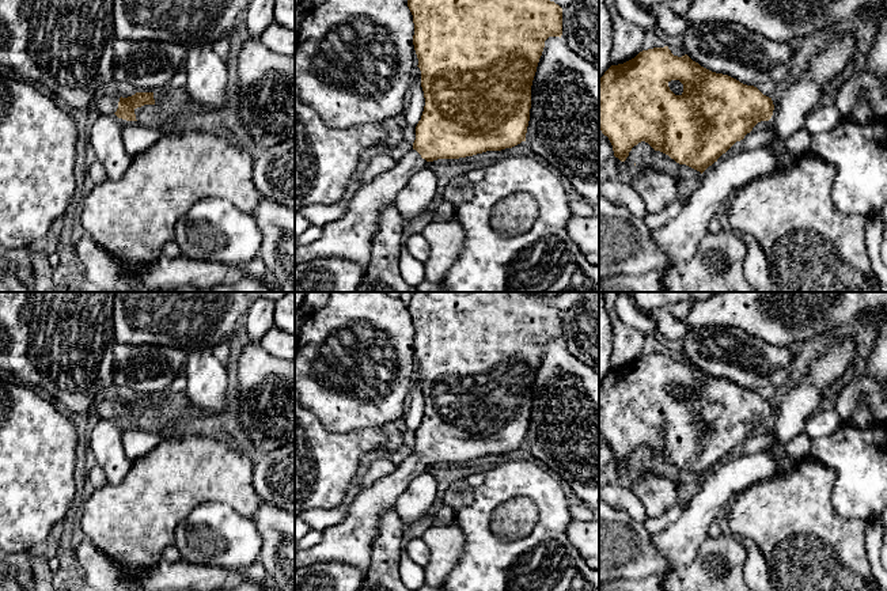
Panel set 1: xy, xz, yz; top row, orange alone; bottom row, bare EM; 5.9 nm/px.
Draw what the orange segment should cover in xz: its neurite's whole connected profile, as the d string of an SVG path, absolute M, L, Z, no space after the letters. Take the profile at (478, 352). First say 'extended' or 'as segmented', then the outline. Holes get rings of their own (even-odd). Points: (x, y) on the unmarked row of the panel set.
extended; M414 292L408 311L413 319L413 349L425 402L413 454L399 463L388 478L378 478L368 488L352 495L344 519L323 530L322 541L315 546L295 552L295 569L314 562L344 562L356 567L365 576L369 548L378 534L380 515L386 509L394 509L401 490L417 476L437 463L459 463L486 455L501 455L526 446L532 384L545 345L562 340L562 312L545 303L538 293L524 292Z

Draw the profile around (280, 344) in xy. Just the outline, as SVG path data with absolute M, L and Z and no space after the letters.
M273 326L261 338L259 345L273 355L284 360L295 359L295 334L287 333L276 326Z

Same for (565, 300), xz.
M539 292L538 296L561 312L584 302L580 292Z

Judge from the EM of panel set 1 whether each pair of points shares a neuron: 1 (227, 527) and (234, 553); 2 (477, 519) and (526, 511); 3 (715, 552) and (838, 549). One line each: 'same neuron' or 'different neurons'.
1: same neuron
2: different neurons
3: different neurons

